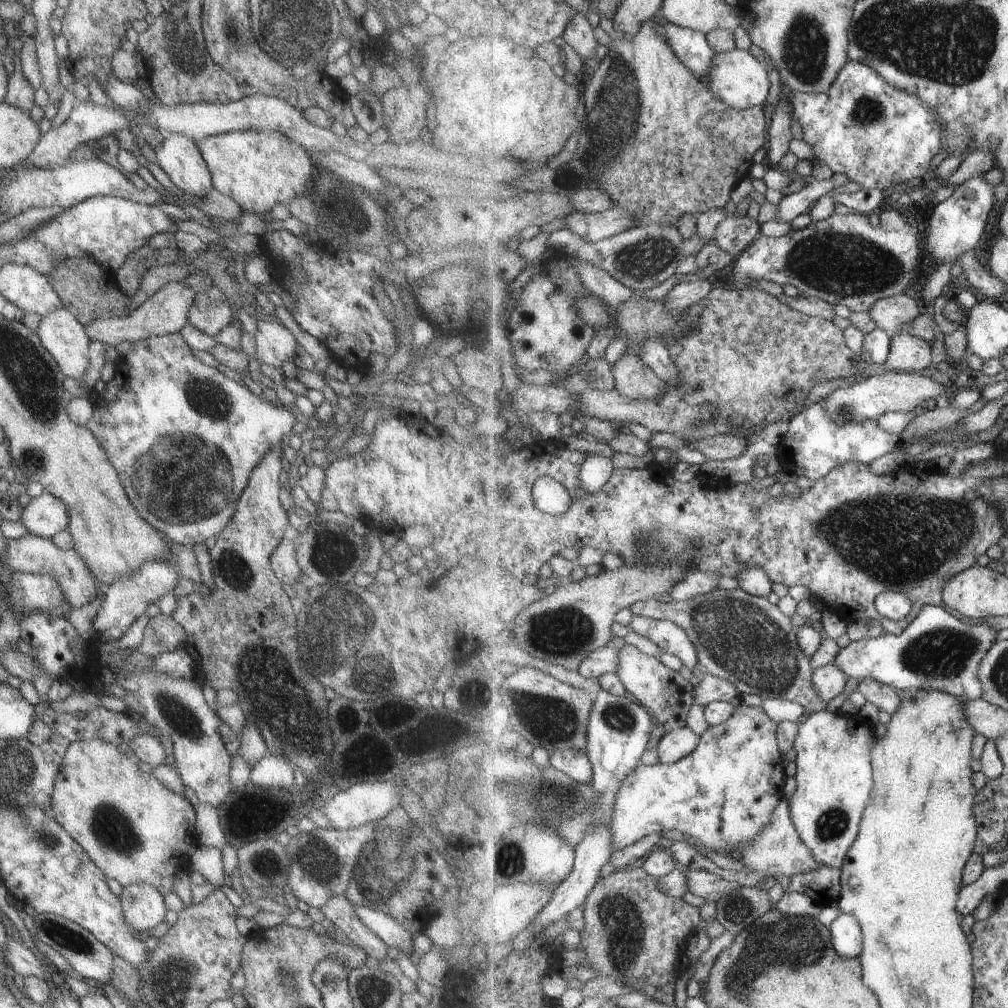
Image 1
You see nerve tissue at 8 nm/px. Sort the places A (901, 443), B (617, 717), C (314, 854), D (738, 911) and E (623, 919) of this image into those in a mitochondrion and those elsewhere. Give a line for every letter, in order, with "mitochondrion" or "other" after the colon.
A: other
B: mitochondrion
C: mitochondrion
D: mitochondrion
E: mitochondrion

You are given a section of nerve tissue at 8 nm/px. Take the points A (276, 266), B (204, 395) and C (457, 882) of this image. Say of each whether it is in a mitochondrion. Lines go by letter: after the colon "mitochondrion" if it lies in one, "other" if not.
A: other
B: mitochondrion
C: other

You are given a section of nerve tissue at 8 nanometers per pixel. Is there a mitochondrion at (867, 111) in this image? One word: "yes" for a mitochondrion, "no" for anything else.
yes

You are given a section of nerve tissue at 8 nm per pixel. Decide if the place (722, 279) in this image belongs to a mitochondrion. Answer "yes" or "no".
no

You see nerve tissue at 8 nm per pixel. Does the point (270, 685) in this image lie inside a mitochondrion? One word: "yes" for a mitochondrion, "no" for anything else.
yes

